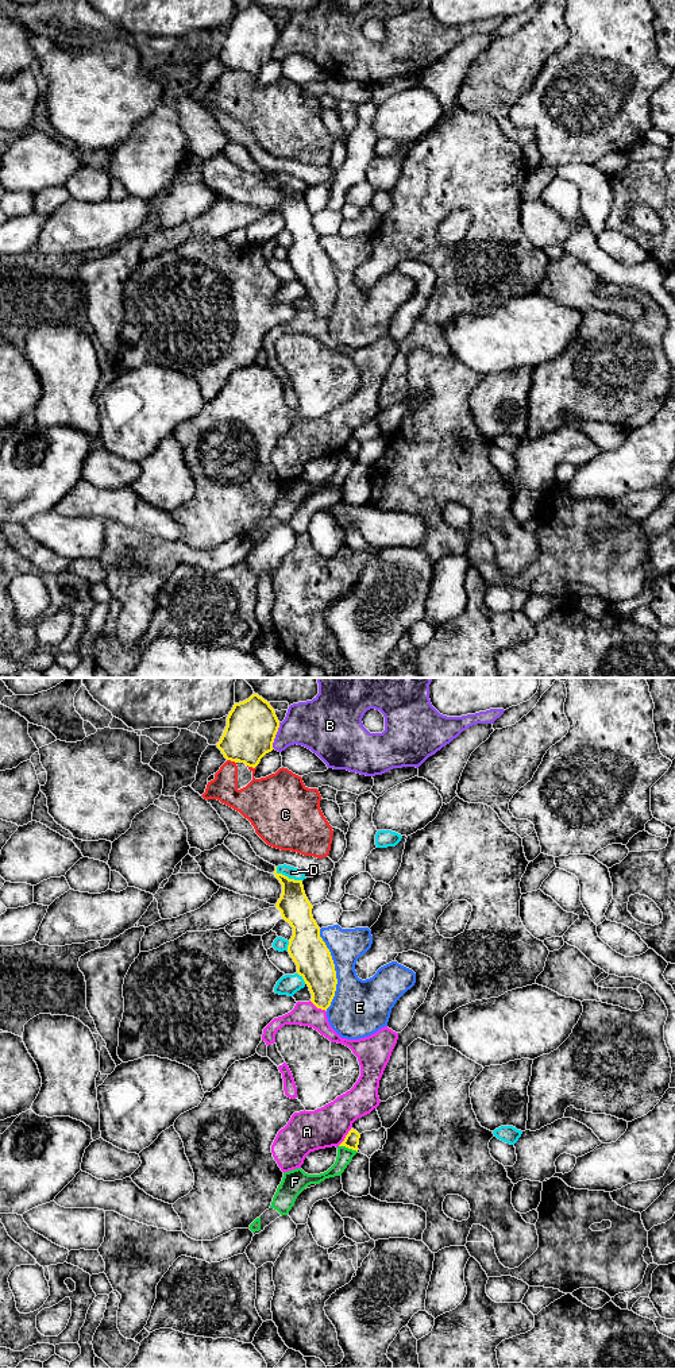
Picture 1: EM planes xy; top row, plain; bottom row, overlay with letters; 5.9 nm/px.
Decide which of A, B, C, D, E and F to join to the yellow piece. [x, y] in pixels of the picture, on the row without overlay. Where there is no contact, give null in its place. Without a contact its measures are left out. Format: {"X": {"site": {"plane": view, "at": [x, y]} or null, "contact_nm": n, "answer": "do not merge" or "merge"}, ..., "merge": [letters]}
{"A": {"site": {"plane": "xy", "at": [346, 446]}, "contact_nm": 130, "answer": "do not merge"}, "B": {"site": {"plane": "xy", "at": [274, 45]}, "contact_nm": 170, "answer": "do not merge"}, "C": {"site": {"plane": "xy", "at": [231, 69]}, "contact_nm": 60, "answer": "do not merge"}, "D": {"site": {"plane": "xy", "at": [286, 185]}, "contact_nm": 180, "answer": "do not merge"}, "E": {"site": {"plane": "xy", "at": [334, 278]}, "contact_nm": 500, "answer": "do not merge"}, "F": {"site": {"plane": "xy", "at": [348, 457]}, "contact_nm": 120, "answer": "do not merge"}, "merge": []}

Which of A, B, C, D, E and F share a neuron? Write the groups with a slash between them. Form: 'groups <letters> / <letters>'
groups A / B / C / D / E / F

